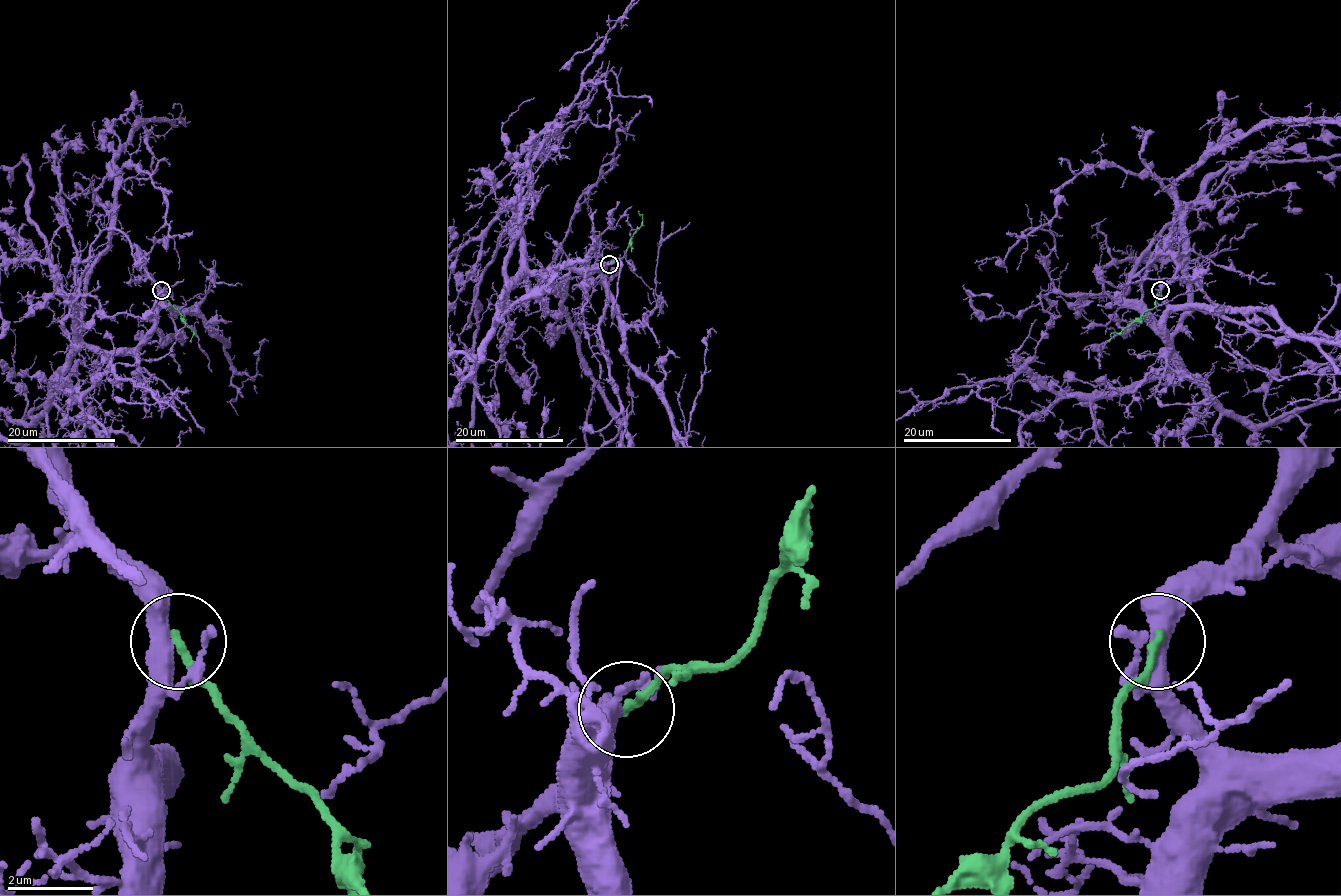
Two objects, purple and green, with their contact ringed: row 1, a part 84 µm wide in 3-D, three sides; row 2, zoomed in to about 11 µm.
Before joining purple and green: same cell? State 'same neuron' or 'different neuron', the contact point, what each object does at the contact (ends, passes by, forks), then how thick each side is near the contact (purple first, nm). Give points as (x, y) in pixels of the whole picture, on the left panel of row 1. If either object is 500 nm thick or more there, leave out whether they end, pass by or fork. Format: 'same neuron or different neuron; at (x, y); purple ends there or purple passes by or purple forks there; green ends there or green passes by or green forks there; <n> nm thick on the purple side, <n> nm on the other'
different neuron; at (161, 290); purple passes by; green ends there; 460 nm thick on the purple side, 200 nm on the other

